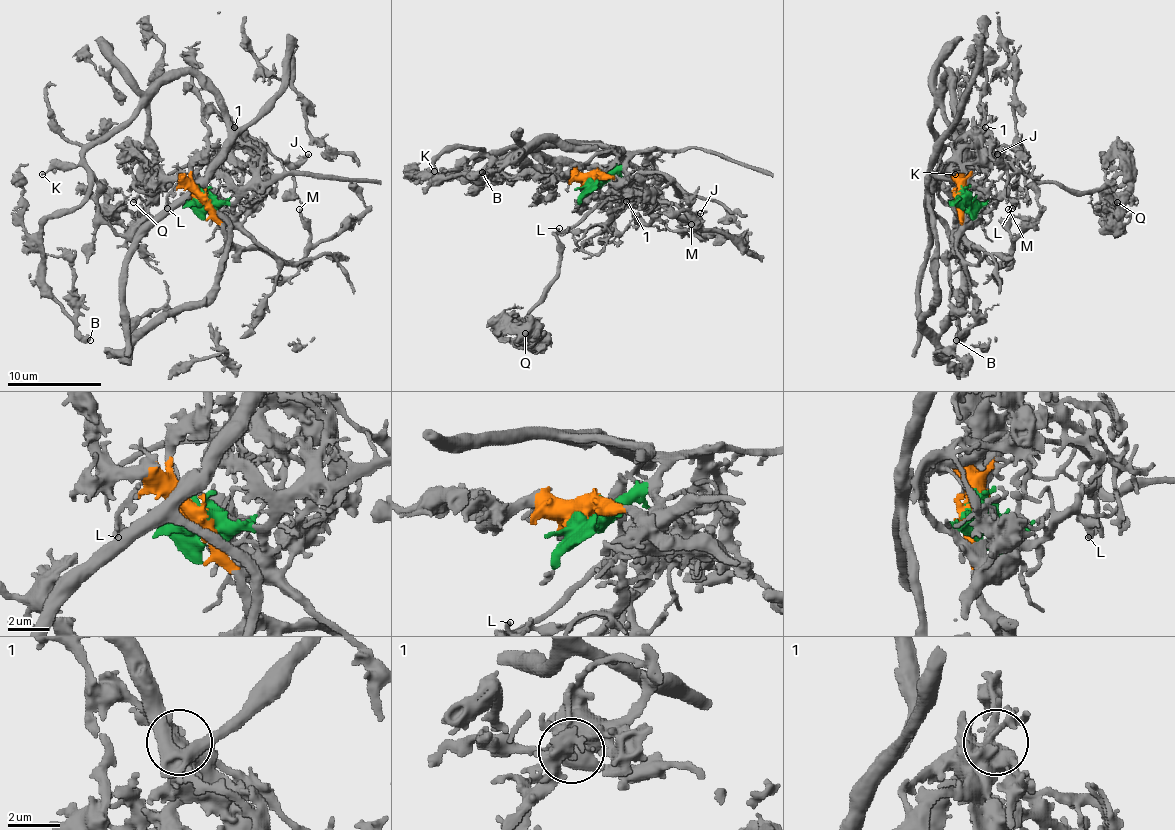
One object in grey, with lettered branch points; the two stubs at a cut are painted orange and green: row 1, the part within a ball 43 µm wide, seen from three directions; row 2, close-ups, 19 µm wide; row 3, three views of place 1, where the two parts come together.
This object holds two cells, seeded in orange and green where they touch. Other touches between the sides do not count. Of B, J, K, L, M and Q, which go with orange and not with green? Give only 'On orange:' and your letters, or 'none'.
On orange: B, J, K, M

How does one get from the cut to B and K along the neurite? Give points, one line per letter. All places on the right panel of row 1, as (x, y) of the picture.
B: (964, 198), (959, 181), (966, 153), (940, 109), (931, 123), (938, 151), (931, 209), (961, 268), (957, 341)
K: (964, 198), (959, 181), (966, 153), (952, 123), (938, 109), (931, 127), (940, 160), (959, 170), (954, 174)

